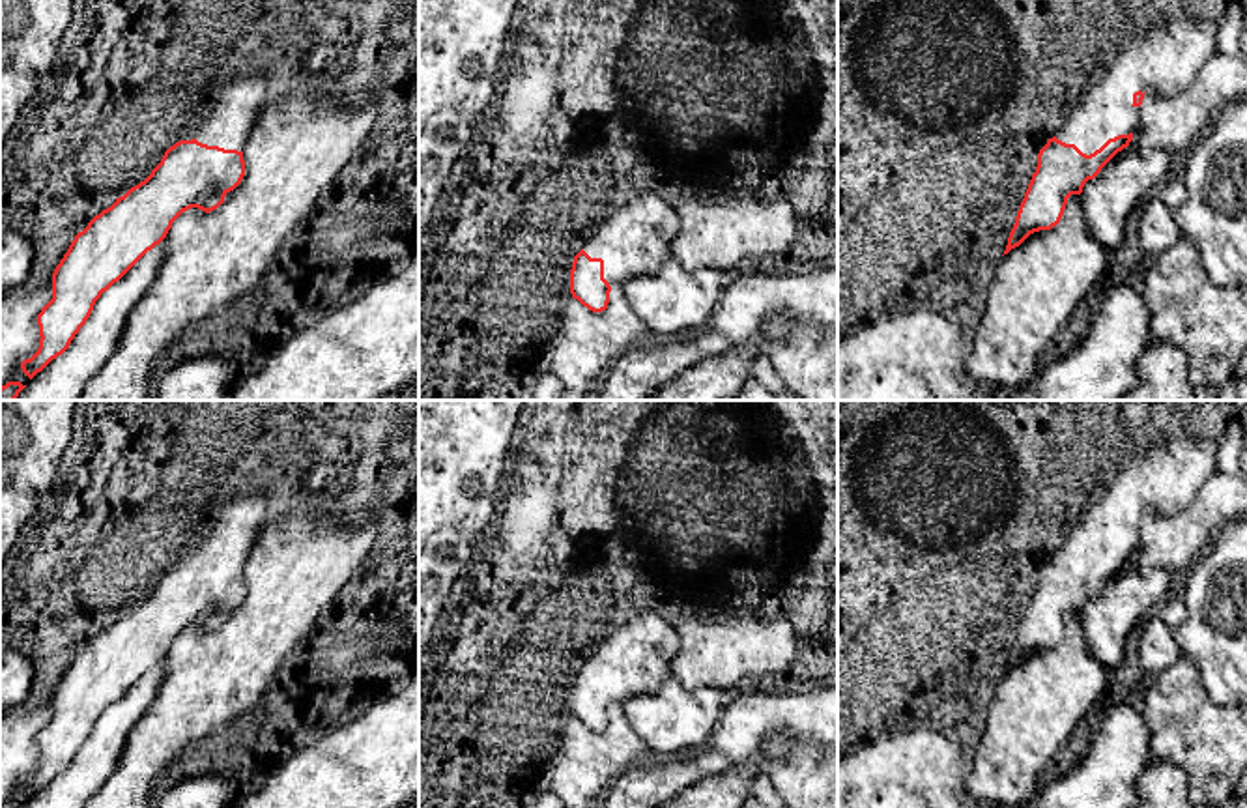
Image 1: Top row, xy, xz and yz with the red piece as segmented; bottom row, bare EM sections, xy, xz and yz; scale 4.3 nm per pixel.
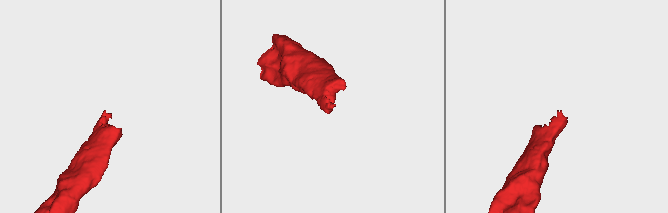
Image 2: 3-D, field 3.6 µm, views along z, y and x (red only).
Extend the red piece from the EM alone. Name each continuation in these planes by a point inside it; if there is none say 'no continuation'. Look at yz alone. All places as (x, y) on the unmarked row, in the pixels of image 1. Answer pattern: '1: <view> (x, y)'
1: yz (1163, 477)

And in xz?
1: xz (634, 659)

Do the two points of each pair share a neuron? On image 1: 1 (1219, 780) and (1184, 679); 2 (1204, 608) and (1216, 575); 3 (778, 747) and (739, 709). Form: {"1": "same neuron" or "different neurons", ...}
{"1": "same neuron", "2": "same neuron", "3": "same neuron"}

